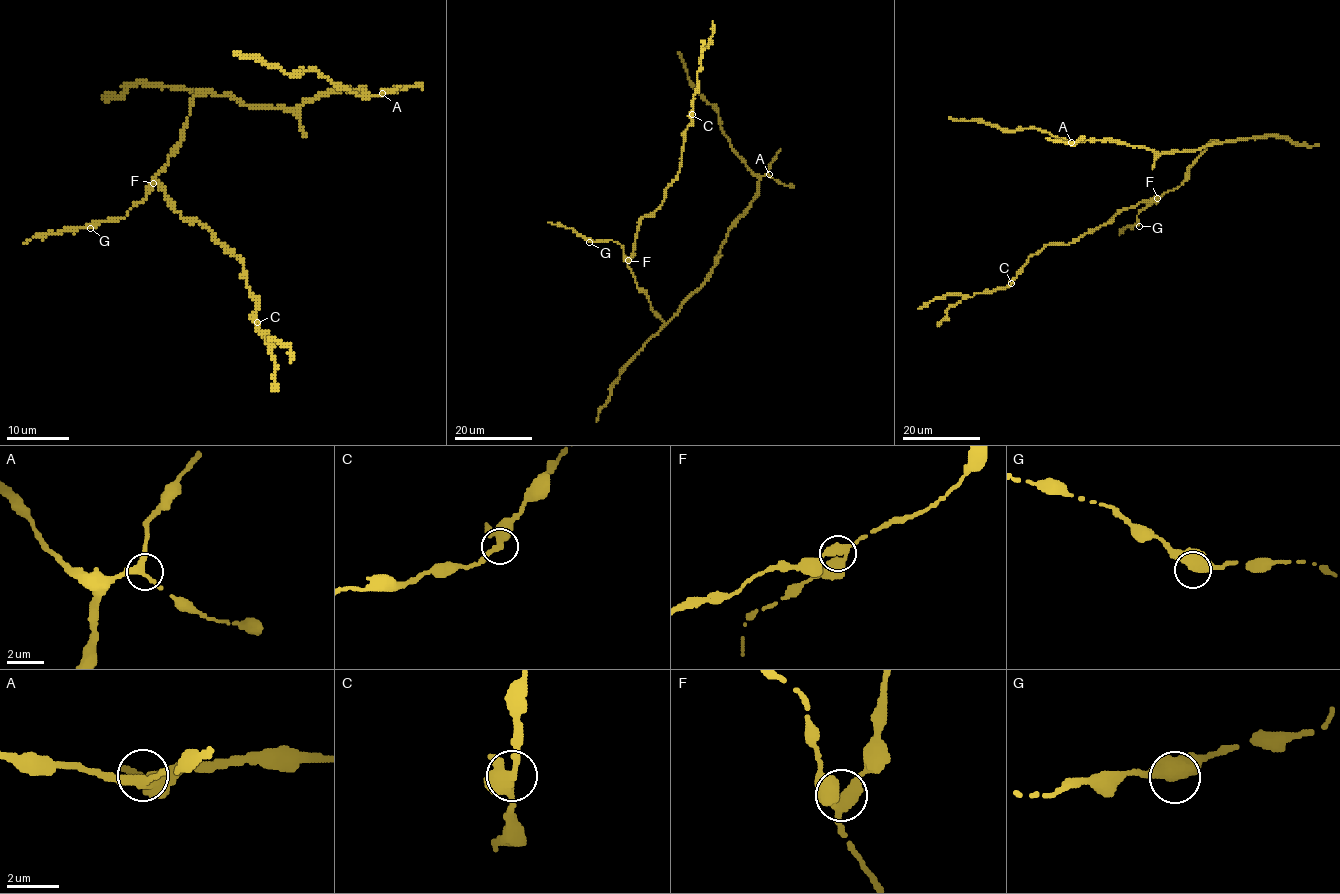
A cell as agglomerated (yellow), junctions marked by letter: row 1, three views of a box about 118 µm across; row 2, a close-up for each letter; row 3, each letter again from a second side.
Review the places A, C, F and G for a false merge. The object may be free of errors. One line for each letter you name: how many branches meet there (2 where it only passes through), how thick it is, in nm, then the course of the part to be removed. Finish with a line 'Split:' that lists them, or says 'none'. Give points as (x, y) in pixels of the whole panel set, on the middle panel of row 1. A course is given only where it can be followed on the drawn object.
Split: none

